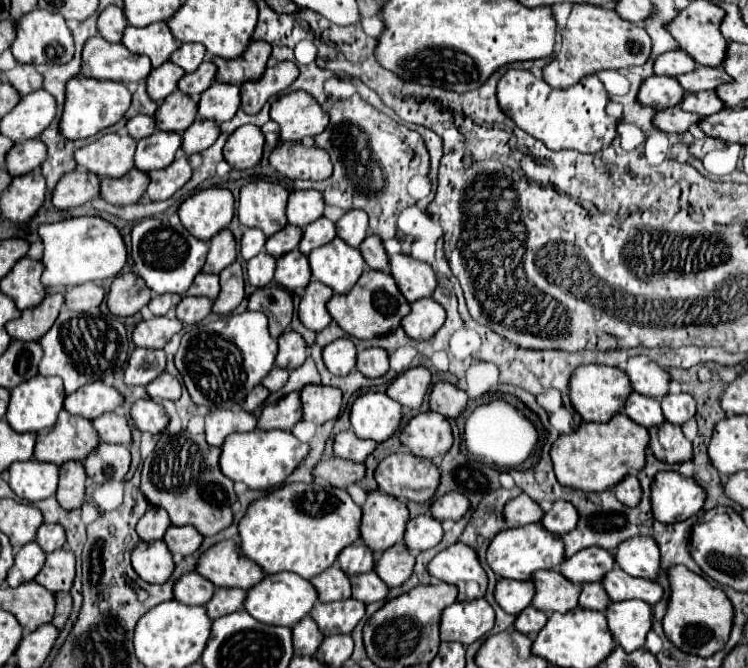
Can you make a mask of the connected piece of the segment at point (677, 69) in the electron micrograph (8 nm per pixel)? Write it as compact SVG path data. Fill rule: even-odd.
M669 51L655 61L655 73L657 75L667 75L667 77L677 77L683 73L689 73L695 69L693 57L689 57L685 51Z

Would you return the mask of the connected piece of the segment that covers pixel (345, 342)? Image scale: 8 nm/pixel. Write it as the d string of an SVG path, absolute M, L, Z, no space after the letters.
M347 337L335 339L323 347L323 361L333 375L347 375L351 369L355 369L355 357L357 349Z

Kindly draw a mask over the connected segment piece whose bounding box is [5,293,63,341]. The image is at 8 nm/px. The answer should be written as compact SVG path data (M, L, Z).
M53 293L47 295L37 307L25 309L19 319L13 319L5 325L5 331L13 339L25 339L25 341L37 341L47 329L55 323L55 317L59 315L59 309L63 305L63 295Z

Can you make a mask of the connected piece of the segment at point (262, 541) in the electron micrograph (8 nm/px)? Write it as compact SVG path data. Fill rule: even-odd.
M327 481L285 483L273 491L267 491L263 497L255 499L247 507L243 519L239 521L241 551L247 559L257 563L263 573L291 571L301 575L303 579L311 579L329 569L337 561L341 549L359 539L359 523L361 523L361 507L353 503L353 499L345 489L337 489Z

